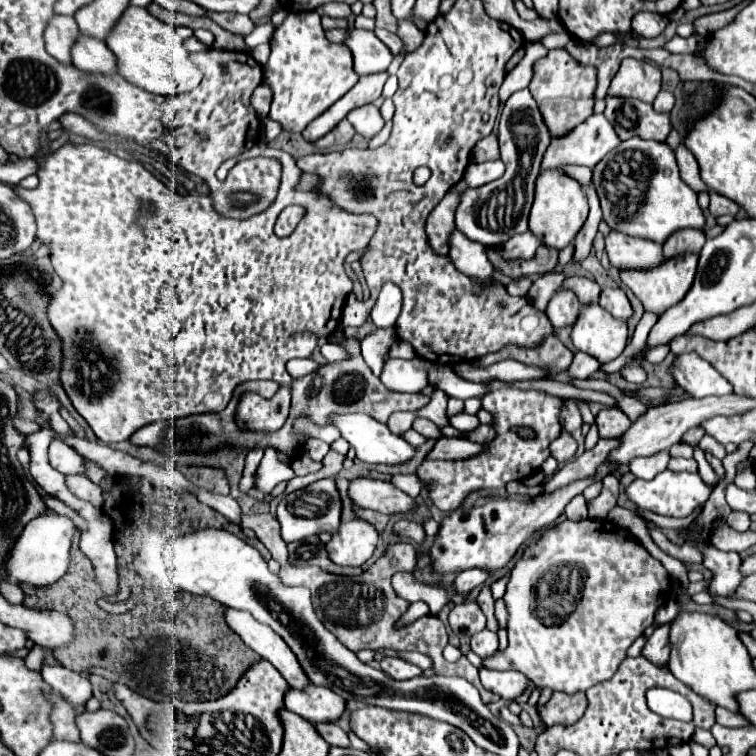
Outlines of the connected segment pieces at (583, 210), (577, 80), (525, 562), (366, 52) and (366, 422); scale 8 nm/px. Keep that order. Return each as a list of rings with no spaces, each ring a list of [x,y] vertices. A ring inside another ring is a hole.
[[[561,170],[541,172],[535,182],[535,200],[529,216],[529,230],[533,230],[533,234],[543,234],[543,242],[547,246],[561,250],[569,242],[573,242],[585,218],[587,218],[587,198],[581,190],[581,184]]]
[[[563,48],[549,50],[549,54],[537,62],[529,90],[539,106],[539,112],[543,114],[545,124],[549,126],[551,136],[567,134],[593,112],[593,90],[597,86],[595,74],[593,66],[579,64]]]
[[[563,520],[557,522],[553,526],[549,526],[535,542],[531,542],[521,558],[517,560],[517,564],[511,570],[511,580],[507,584],[507,592],[505,592],[505,602],[507,602],[507,610],[509,610],[509,622],[507,622],[507,632],[509,632],[509,646],[505,650],[497,650],[497,654],[493,658],[483,658],[483,666],[487,668],[495,668],[495,670],[519,670],[523,674],[527,674],[535,686],[539,688],[551,688],[551,690],[561,690],[561,692],[577,692],[577,690],[587,690],[591,686],[595,686],[597,682],[603,682],[607,678],[611,678],[615,674],[615,670],[619,668],[619,664],[627,658],[627,650],[629,646],[635,642],[637,636],[641,636],[645,632],[647,626],[653,624],[655,612],[665,604],[667,596],[671,590],[671,578],[667,574],[667,570],[663,568],[663,564],[659,560],[655,560],[627,530],[619,530],[615,528],[609,520]]]
[[[353,28],[353,30],[349,30],[349,38],[345,44],[353,52],[355,72],[359,76],[387,72],[387,68],[393,60],[391,50],[373,32]]]
[[[329,414],[329,424],[341,432],[341,438],[345,438],[349,446],[355,448],[357,458],[367,464],[401,464],[407,462],[415,452],[415,448],[401,436],[391,434],[385,424],[369,418],[367,414]]]

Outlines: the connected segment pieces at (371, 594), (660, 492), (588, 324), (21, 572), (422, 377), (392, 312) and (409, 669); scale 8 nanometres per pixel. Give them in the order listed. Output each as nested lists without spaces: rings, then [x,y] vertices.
[[[243,514],[241,518],[243,528],[251,528],[257,538],[265,544],[265,548],[271,552],[273,560],[277,560],[281,564],[279,570],[279,578],[285,582],[285,586],[305,586],[311,590],[313,594],[313,608],[317,610],[317,618],[321,618],[321,622],[325,622],[325,628],[335,634],[335,638],[345,644],[349,650],[357,652],[361,648],[393,648],[393,650],[415,650],[415,652],[423,652],[433,660],[433,670],[435,674],[445,674],[445,676],[461,676],[465,680],[469,680],[481,694],[481,700],[485,704],[489,702],[497,702],[497,694],[485,690],[479,682],[479,670],[463,656],[461,660],[455,663],[449,663],[443,657],[443,650],[448,644],[448,630],[445,624],[435,618],[435,616],[423,616],[407,626],[397,628],[399,618],[407,612],[409,602],[399,598],[395,594],[395,590],[391,588],[391,576],[389,572],[397,572],[397,570],[413,570],[417,566],[417,558],[415,558],[415,550],[409,542],[391,542],[385,548],[385,554],[373,564],[369,566],[365,572],[361,572],[359,576],[337,576],[337,574],[329,574],[325,570],[317,570],[317,566],[309,566],[309,568],[301,568],[301,566],[293,566],[289,562],[287,556],[287,544],[281,538],[281,526],[277,522],[277,518],[273,518],[271,514]]]
[[[665,470],[665,472],[657,474],[653,480],[633,480],[627,486],[627,498],[637,508],[645,508],[645,510],[651,510],[651,512],[657,512],[657,514],[665,514],[665,516],[675,516],[675,518],[689,516],[695,506],[699,506],[701,502],[703,504],[707,502],[711,492],[713,492],[713,486],[703,482],[699,474],[671,472],[671,470]]]
[[[599,304],[583,306],[571,328],[571,342],[599,362],[611,362],[625,350],[627,324],[613,318]]]
[[[43,514],[33,518],[13,544],[9,562],[5,562],[3,568],[5,580],[13,584],[31,584],[31,586],[47,586],[59,580],[69,566],[69,550],[75,530],[77,530],[75,522],[65,514]]]
[[[387,358],[379,378],[389,390],[419,392],[429,384],[429,380],[427,380],[429,368],[431,368],[431,364],[425,362],[425,360],[401,362],[401,360]]]
[[[385,284],[385,290],[379,292],[375,306],[371,308],[371,320],[377,328],[391,328],[401,312],[401,290],[391,284]]]
[[[385,656],[381,660],[381,668],[391,678],[396,680],[407,680],[422,674],[421,668],[409,664],[409,662],[401,660],[401,658],[389,658],[389,656]]]

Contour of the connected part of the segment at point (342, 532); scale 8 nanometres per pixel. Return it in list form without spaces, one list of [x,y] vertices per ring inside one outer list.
[[[353,518],[351,522],[341,524],[339,532],[333,534],[327,544],[329,558],[339,566],[361,566],[367,562],[377,546],[379,532],[365,518]]]

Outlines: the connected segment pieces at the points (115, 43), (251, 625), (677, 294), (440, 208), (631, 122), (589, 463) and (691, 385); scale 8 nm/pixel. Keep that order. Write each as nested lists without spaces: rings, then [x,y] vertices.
[[[129,6],[125,14],[119,18],[117,28],[105,40],[109,50],[115,54],[119,62],[119,74],[131,84],[161,96],[177,96],[191,92],[201,82],[201,70],[189,62],[189,50],[185,48],[185,40],[175,32],[173,26],[157,20],[147,12],[147,8]]]
[[[229,608],[225,618],[249,648],[253,648],[261,658],[269,660],[281,672],[291,688],[303,690],[309,686],[309,678],[305,678],[305,670],[301,670],[297,656],[293,650],[289,650],[289,646],[285,646],[283,638],[277,632],[257,622],[249,612]]]
[[[685,254],[685,256],[677,256],[677,258],[671,258],[671,260],[665,260],[655,270],[647,270],[647,272],[643,272],[643,270],[623,270],[621,272],[621,280],[641,300],[645,312],[653,312],[653,314],[661,316],[661,312],[665,312],[667,308],[675,306],[677,302],[681,302],[685,298],[685,294],[689,290],[689,284],[693,284],[697,258],[699,258],[697,254]]]
[[[464,180],[459,181],[450,188],[437,204],[437,208],[431,212],[431,216],[427,218],[429,244],[437,254],[449,254],[449,234],[453,234],[455,228],[455,206],[459,204],[459,192],[463,192],[468,187]]]
[[[607,94],[603,114],[621,140],[629,140],[631,136],[665,140],[671,130],[671,118],[667,112],[655,112],[653,104],[637,98],[613,98]]]
[[[601,438],[595,448],[585,450],[579,458],[567,462],[561,470],[557,470],[557,474],[553,474],[553,478],[549,478],[543,484],[541,494],[549,494],[551,490],[559,490],[561,486],[567,486],[569,482],[577,482],[581,478],[589,478],[593,474],[597,474],[597,466],[601,466],[601,462],[609,460],[609,454],[621,444],[621,438]]]
[[[681,354],[671,368],[675,382],[685,388],[693,398],[725,396],[733,392],[733,386],[703,358],[697,354]]]

